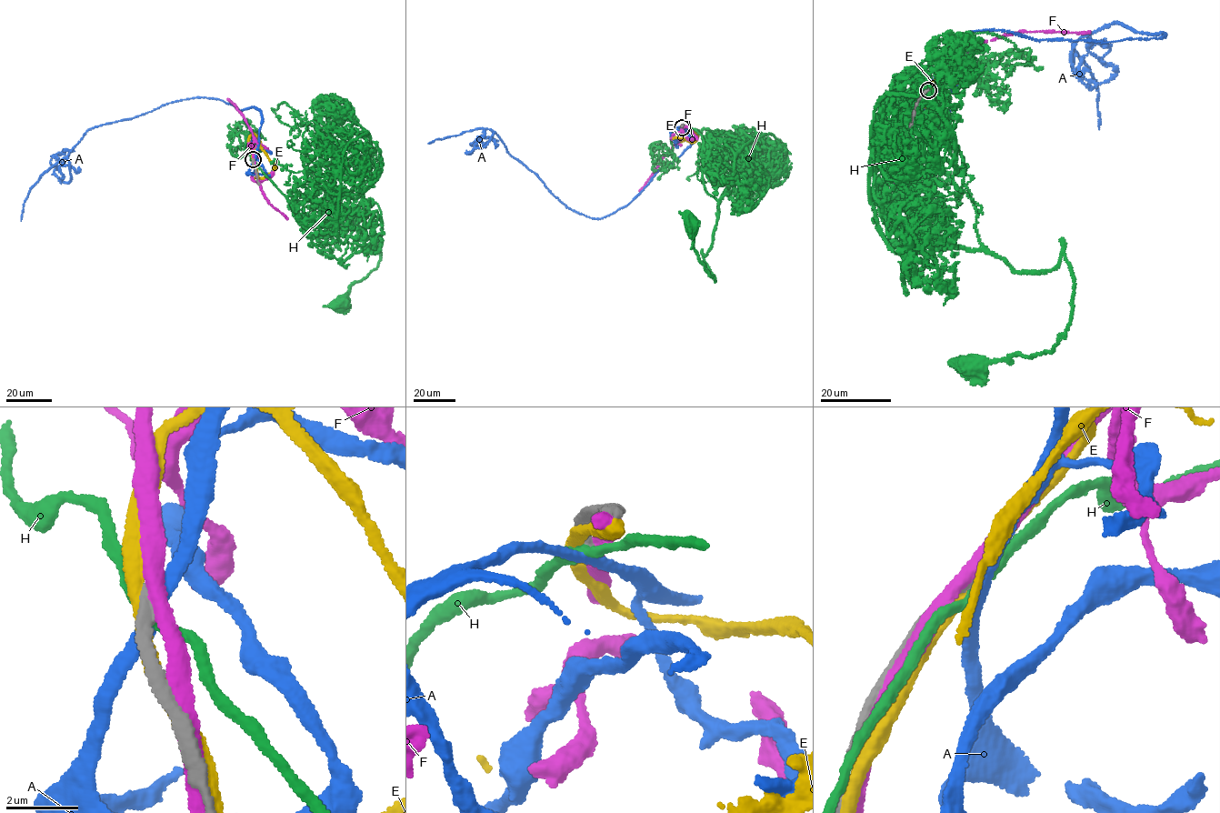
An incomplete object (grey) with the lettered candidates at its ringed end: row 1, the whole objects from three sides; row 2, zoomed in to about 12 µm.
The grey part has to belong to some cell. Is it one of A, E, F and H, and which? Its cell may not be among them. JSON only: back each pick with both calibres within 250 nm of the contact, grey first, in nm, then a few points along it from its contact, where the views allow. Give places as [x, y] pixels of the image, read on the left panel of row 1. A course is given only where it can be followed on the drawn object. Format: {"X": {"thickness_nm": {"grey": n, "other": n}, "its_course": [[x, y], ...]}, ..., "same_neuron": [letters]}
{"same_neuron": []}

